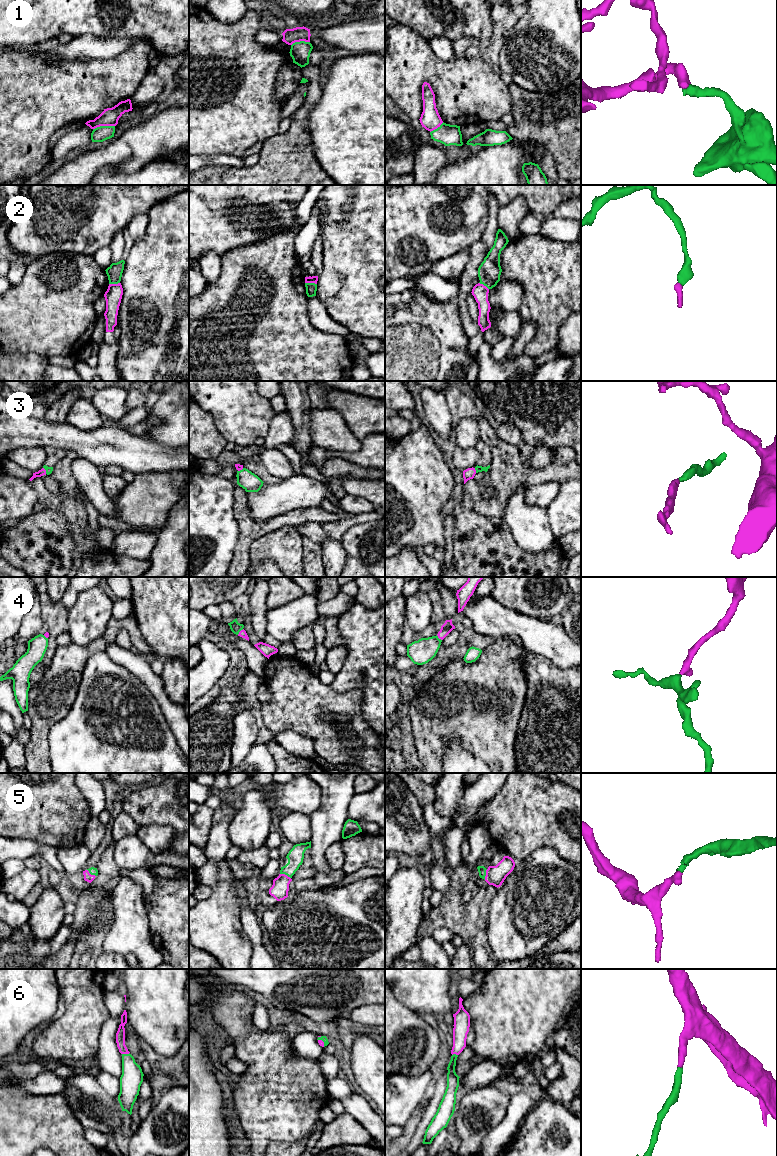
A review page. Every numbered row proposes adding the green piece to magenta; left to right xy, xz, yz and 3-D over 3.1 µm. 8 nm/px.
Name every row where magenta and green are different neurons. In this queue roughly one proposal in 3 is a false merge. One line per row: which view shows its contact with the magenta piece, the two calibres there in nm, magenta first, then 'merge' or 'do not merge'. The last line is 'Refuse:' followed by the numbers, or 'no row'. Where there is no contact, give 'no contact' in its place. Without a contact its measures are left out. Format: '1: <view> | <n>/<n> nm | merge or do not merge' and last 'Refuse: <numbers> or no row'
1: xy | 140/120 nm | do not merge
2: xz | 60/90 nm | do not merge
3: xy | 50/50 nm | merge
4: xz | 60/90 nm | merge
5: xz | 140/130 nm | merge
6: xy | 80/180 nm | merge
Refuse: 1, 2

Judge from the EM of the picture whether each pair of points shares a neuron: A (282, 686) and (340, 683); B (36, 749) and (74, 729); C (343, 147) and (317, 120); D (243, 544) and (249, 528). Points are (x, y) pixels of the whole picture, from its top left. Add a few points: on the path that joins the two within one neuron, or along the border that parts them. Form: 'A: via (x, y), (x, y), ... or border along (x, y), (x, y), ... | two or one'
A: border along (329, 685), (338, 692), (352, 690) | two
B: border along (57, 721), (48, 733), (49, 762) | two
C: via (337, 140), (324, 127) | one
D: via (244, 540), (248, 532) | one

